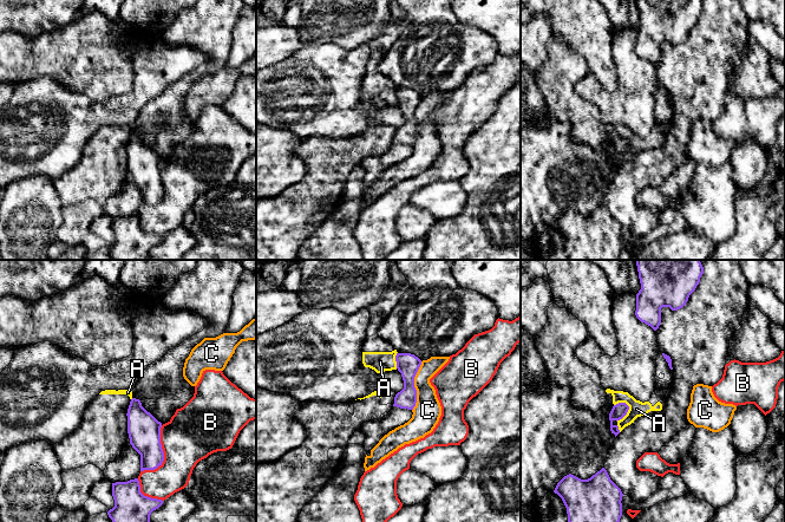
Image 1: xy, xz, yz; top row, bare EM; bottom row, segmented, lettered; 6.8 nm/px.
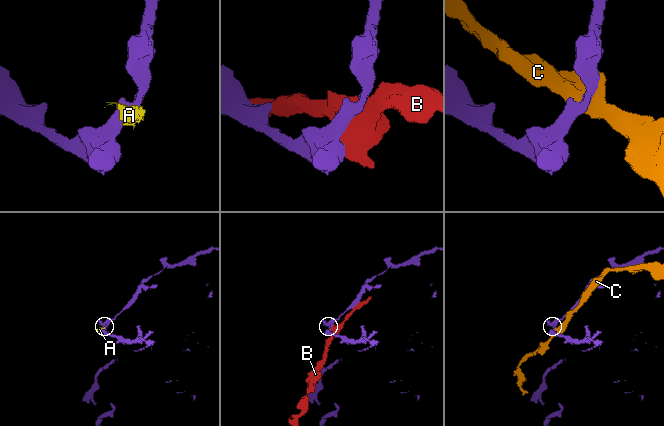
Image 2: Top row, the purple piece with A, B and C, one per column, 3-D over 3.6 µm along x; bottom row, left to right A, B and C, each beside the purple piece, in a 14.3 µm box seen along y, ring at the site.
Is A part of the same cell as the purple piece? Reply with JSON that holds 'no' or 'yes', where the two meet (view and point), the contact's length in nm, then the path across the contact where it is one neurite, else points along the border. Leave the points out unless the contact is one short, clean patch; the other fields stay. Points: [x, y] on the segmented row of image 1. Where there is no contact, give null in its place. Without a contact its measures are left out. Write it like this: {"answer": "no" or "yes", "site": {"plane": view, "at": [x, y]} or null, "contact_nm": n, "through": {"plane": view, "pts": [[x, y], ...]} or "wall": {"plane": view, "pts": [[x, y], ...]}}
{"answer": "no", "site": {"plane": "yz", "at": [627, 411]}, "contact_nm": 150, "wall": {"plane": "yz", "pts": [[625, 402], [628, 411], [616, 421]]}}

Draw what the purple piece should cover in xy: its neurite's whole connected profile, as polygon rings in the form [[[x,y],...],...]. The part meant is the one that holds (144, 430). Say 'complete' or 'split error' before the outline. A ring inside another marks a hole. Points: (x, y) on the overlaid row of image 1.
complete | [[[136,398],[131,399],[126,416],[130,444],[140,455],[140,471],[157,469],[164,461],[161,444],[162,423]]]

